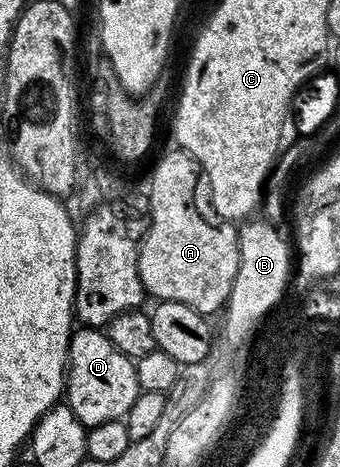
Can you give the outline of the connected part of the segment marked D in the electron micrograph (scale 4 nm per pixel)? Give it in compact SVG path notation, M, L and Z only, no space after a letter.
M78 328L70 336L70 357L66 367L66 388L64 391L65 405L72 408L72 412L89 428L96 424L108 424L108 420L125 419L128 408L132 408L138 395L138 381L136 380L135 359L124 356L116 344L112 344L109 333L98 328Z

